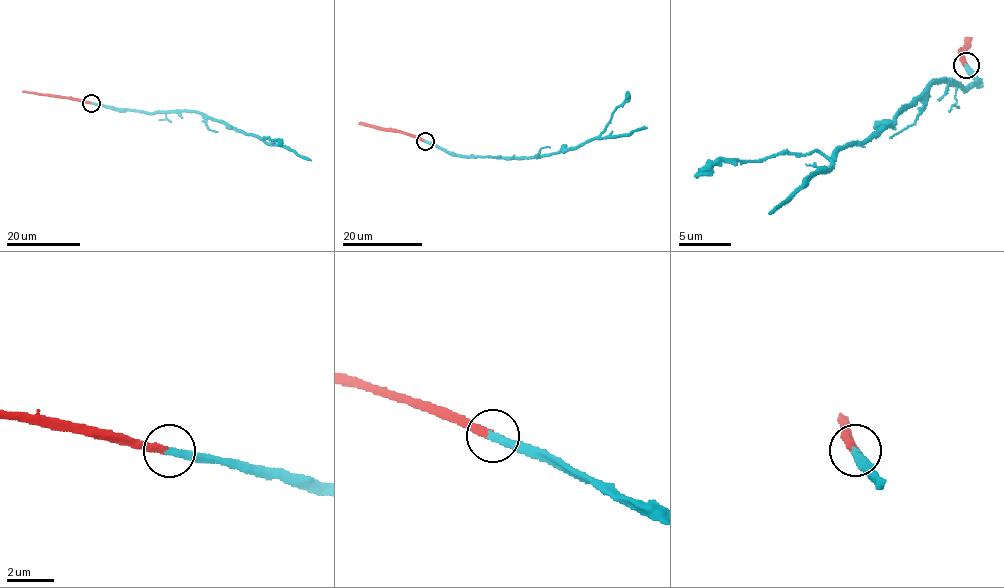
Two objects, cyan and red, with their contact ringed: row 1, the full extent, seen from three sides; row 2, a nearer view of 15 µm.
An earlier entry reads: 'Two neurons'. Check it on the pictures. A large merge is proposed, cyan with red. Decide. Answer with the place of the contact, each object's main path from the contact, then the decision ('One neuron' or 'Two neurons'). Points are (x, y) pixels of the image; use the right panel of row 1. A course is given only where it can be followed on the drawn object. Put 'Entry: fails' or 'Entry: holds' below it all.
Place: (966, 65). Course of cyan: (967, 66), (974, 85), (932, 80), (877, 131), (812, 171), (770, 213). Course of red: (967, 66), (962, 52), (972, 38). One neuron
Entry: fails

